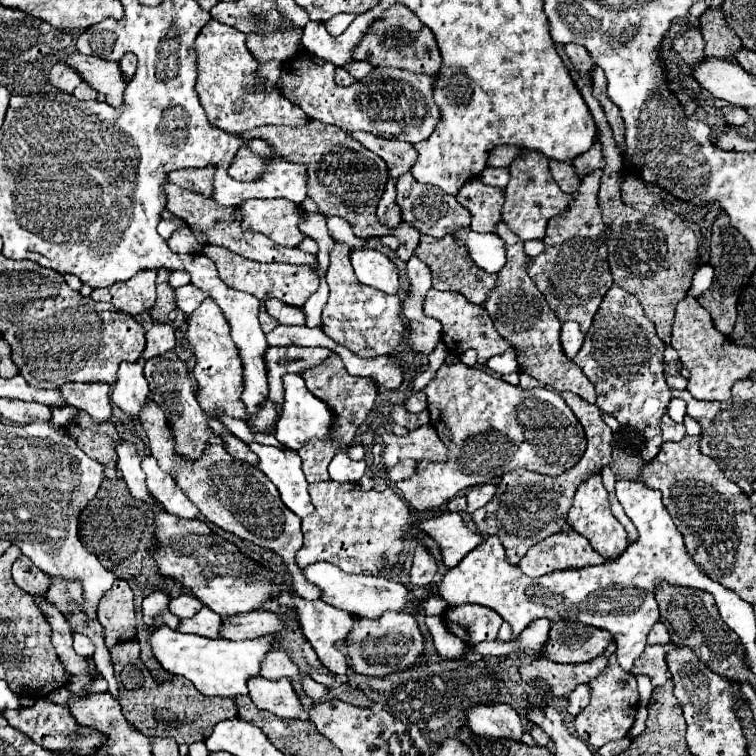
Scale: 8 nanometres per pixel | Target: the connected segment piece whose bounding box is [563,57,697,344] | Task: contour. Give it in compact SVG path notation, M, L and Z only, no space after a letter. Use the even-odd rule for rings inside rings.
M563 57L563 61L569 67L585 103L589 105L589 111L599 129L597 137L603 145L605 161L603 161L603 177L599 189L599 205L603 209L603 221L611 231L607 239L607 249L609 249L609 267L613 273L613 281L641 301L645 315L655 323L658 337L661 337L665 344L670 344L675 307L687 295L691 287L691 277L697 271L697 237L681 221L677 213L669 209L655 209L651 215L645 215L621 199L619 185L621 185L623 157L617 143L613 141L611 127L605 119L603 109L599 107L599 101L591 95L591 79L589 77L581 79L567 57Z

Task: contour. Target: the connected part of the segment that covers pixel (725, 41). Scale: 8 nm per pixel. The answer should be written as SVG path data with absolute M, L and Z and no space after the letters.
M707 9L701 17L701 33L705 39L705 53L707 57L723 59L723 61L735 61L735 53L743 49L741 39L735 35L735 31L725 23L721 9Z

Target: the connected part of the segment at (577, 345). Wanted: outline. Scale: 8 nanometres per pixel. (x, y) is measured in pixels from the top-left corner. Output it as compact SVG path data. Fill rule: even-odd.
M577 321L563 323L563 327L561 327L561 345L563 345L563 351L569 359L573 359L575 353L581 349L583 337L585 337L585 333L579 329Z

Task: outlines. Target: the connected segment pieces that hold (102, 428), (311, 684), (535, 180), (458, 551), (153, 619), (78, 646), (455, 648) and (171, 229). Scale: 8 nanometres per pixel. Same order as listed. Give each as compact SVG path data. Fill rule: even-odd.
M81 413L79 419L67 423L67 431L77 439L79 447L95 461L101 461L107 465L105 477L115 479L115 463L117 463L117 453L115 453L115 431L114 423L103 421L95 423L87 413Z
M311 677L303 679L303 691L317 703L317 701L325 701L329 697L329 687L313 681Z
M521 149L519 157L509 167L510 180L505 187L505 205L503 205L503 219L507 227L519 235L523 241L529 239L543 239L543 233L547 229L547 221L573 201L573 195L563 193L557 185L555 179L551 177L551 171L547 169L549 159L543 157L543 153L533 153L529 149ZM527 183L527 185L525 185Z
M451 511L421 521L421 529L437 539L443 553L443 563L447 567L459 565L461 559L483 541L483 535L479 531L467 527L461 513L451 513Z
M153 591L143 599L143 621L149 627L179 627L179 617L173 617L169 611L169 593L167 591Z
M81 633L73 635L73 647L75 647L75 653L79 653L81 657L91 657L95 651L91 639L87 635L81 635Z
M429 615L425 617L425 625L433 637L433 643L435 643L435 651L443 657L443 659L455 659L455 657L461 657L465 647L463 641L459 641L459 637L455 637L447 625L443 625L443 619L439 615Z
M171 217L171 219L163 219L163 221L159 223L157 233L159 233L165 241L169 241L171 235L173 235L177 229L181 229L181 227L185 227L185 221L179 221L177 217Z

